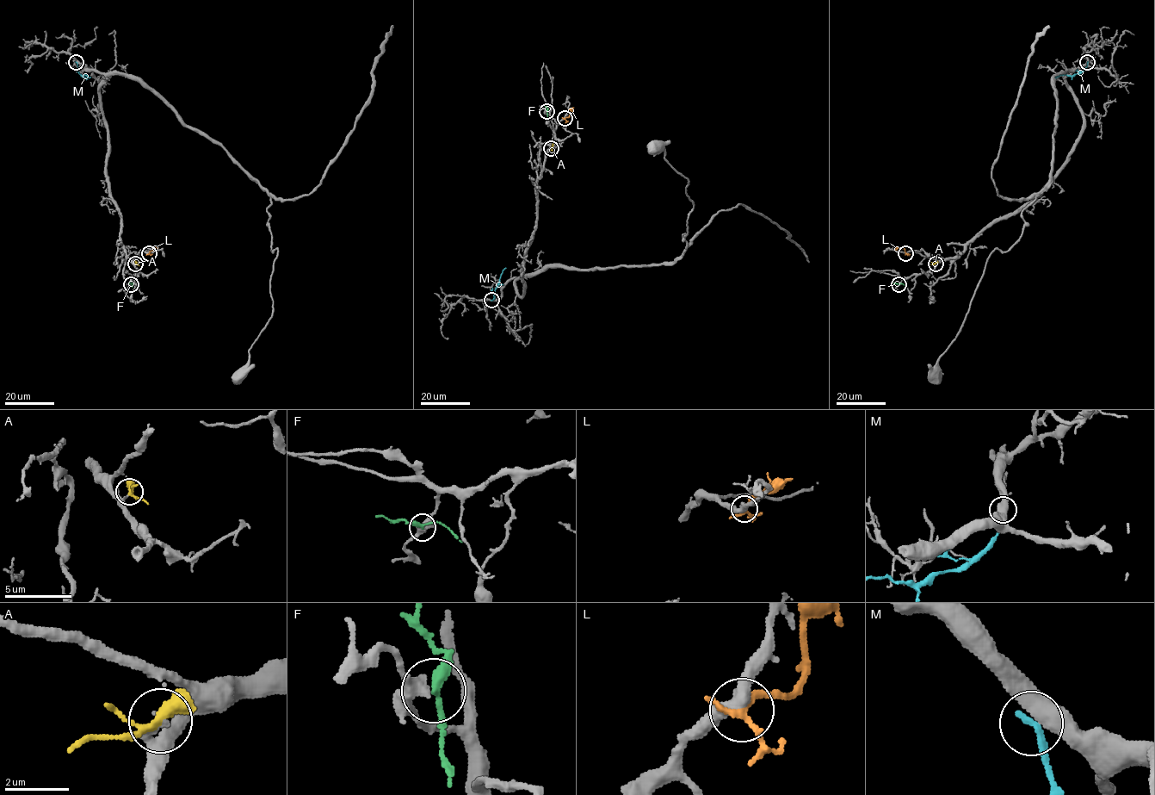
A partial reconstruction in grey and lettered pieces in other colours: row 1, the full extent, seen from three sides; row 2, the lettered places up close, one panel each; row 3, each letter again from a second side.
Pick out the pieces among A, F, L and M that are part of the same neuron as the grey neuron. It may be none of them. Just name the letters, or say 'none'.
none

